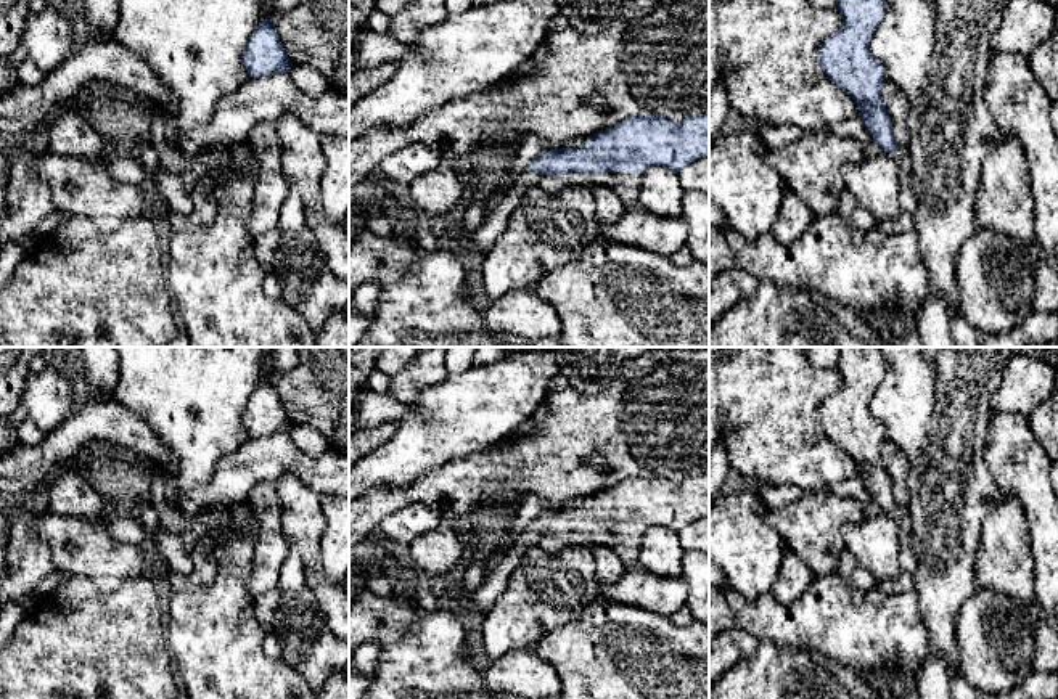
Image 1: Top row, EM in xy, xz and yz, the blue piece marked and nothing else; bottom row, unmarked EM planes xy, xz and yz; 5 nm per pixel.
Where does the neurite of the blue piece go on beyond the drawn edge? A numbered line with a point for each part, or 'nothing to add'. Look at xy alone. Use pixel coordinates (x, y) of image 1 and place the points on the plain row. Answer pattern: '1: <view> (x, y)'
nothing to add

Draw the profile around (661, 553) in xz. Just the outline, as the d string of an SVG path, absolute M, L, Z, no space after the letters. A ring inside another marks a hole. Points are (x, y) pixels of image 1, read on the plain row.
M653 525L642 533L637 564L658 577L680 577L683 553L677 532Z

